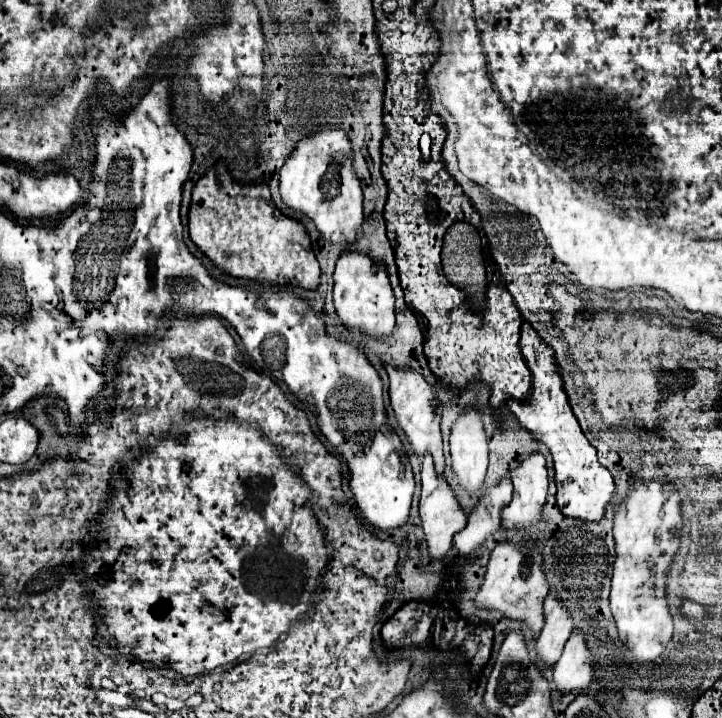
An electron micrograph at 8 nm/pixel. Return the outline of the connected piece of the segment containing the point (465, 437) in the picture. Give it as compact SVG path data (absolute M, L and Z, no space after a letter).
M475 406L465 408L455 426L451 426L451 458L459 486L471 494L479 494L487 472L487 434Z

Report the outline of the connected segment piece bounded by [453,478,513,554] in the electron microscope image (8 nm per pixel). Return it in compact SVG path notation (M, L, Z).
M501 478L501 482L491 488L485 496L479 498L475 508L467 516L467 526L455 534L453 544L461 554L469 554L477 550L487 536L499 530L501 526L501 508L511 500L513 484L509 478Z

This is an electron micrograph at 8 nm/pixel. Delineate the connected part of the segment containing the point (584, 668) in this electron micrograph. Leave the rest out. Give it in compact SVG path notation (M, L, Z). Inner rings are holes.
M575 628L565 644L565 650L555 664L553 682L561 692L581 692L593 680L593 662L585 644L585 634Z

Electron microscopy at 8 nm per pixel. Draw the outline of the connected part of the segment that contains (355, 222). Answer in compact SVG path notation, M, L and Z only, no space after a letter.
M321 130L305 136L281 168L281 198L289 208L307 214L329 242L351 242L363 222L361 182L353 172L353 152L345 130Z

